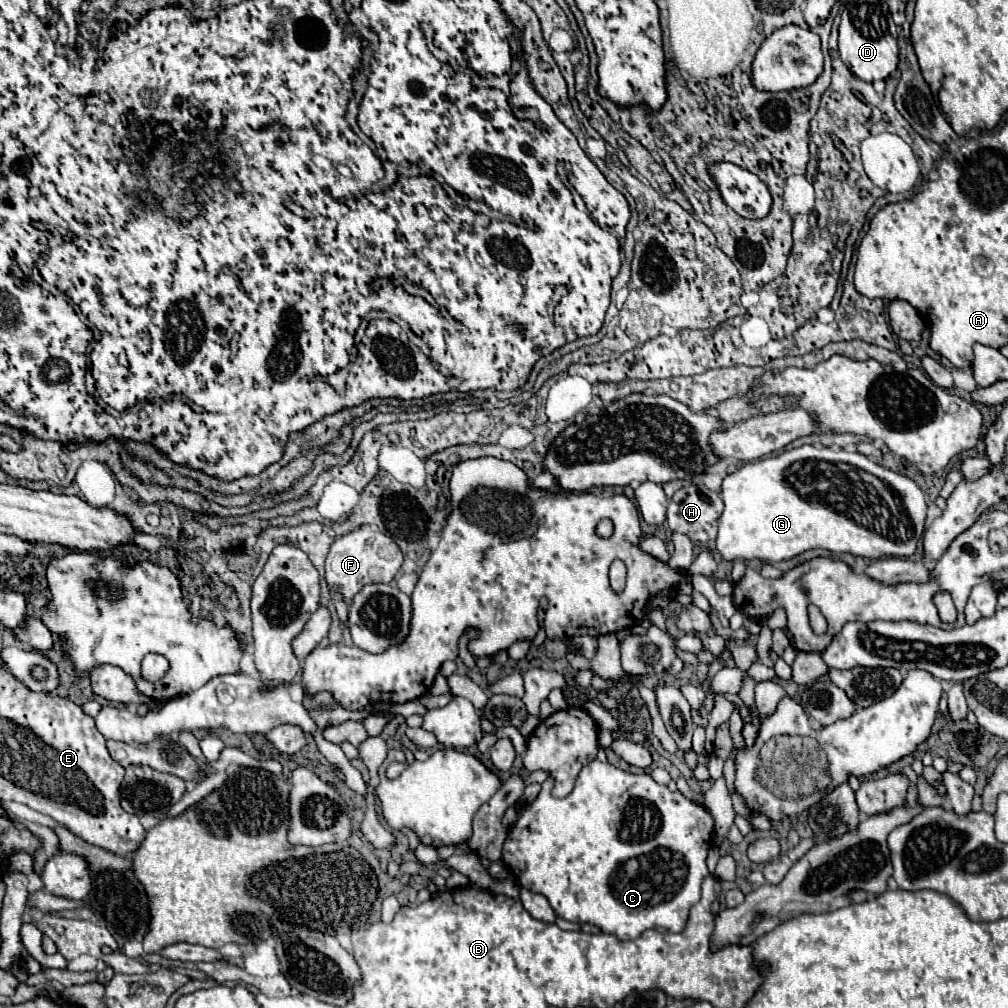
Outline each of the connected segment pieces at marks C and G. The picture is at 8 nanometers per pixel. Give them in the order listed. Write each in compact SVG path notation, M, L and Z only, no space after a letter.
M598 759L590 761L590 765L584 765L574 781L574 789L558 799L552 795L554 789L554 779L548 777L542 783L542 791L536 797L536 801L532 801L530 805L526 805L526 809L520 813L516 825L510 829L508 839L504 843L504 851L502 851L502 861L510 867L510 871L514 873L514 877L518 877L520 887L530 889L532 893L540 893L544 895L550 905L554 907L554 911L566 919L566 921L576 921L576 923L590 923L594 927L598 927L602 933L614 933L614 937L618 937L620 941L626 939L634 939L640 933L644 933L646 929L658 929L658 931L670 931L670 933L680 933L686 927L688 921L688 911L692 905L696 905L700 901L700 885L704 881L704 877L708 875L706 869L706 855L712 843L712 833L714 833L714 819L712 815L700 807L694 805L692 801L688 801L680 791L670 791L666 785L658 785L648 773L628 773L622 771L610 763L600 763Z
M802 445L796 449L788 449L782 455L776 457L764 457L760 461L752 461L742 465L740 469L736 469L734 473L726 475L724 483L722 483L722 499L724 499L724 511L718 517L718 537L716 537L716 551L722 555L724 561L762 561L762 563L778 563L778 561L786 561L792 559L808 549L826 549L830 553L852 553L852 555L860 555L866 559L880 559L880 557L910 557L916 551L918 539L924 533L924 521L926 521L926 497L922 493L922 489L908 479L906 475L894 473L874 461L870 461L868 457L860 455L860 453L848 453L848 451L832 451L828 447L812 447L812 445Z

